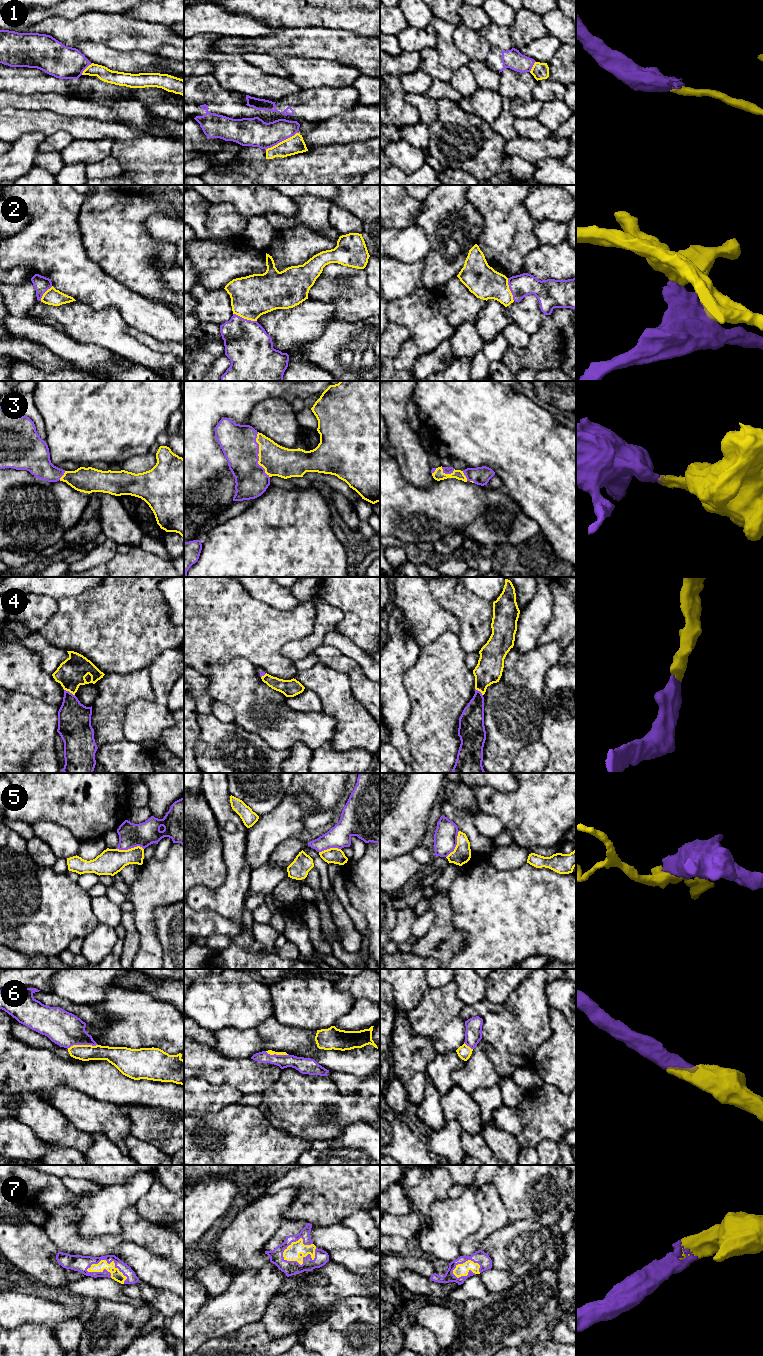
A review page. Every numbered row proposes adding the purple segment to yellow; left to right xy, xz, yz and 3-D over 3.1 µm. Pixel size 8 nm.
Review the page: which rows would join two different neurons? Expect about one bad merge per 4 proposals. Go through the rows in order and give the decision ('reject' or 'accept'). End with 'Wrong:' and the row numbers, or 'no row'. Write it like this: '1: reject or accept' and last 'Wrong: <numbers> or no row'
1: reject
2: reject
3: accept
4: accept
5: reject
6: accept
7: accept
Wrong: 1, 2, 5

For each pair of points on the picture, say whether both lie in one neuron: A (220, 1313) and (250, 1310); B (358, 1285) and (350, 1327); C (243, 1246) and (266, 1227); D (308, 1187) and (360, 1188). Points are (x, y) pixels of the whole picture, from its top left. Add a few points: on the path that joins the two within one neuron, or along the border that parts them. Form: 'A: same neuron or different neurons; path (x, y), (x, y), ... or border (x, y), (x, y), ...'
A: same neuron; path (227, 1312), (243, 1310)
B: different neurons; border (369, 1297), (348, 1297), (345, 1300)
C: same neuron; path (249, 1240), (260, 1229)
D: same neuron; path (321, 1187), (347, 1187)

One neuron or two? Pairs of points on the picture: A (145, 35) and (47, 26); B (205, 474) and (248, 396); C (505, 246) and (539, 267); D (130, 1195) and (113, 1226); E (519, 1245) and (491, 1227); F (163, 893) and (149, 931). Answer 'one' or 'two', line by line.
A: one
B: one
C: two
D: one
E: two
F: one

